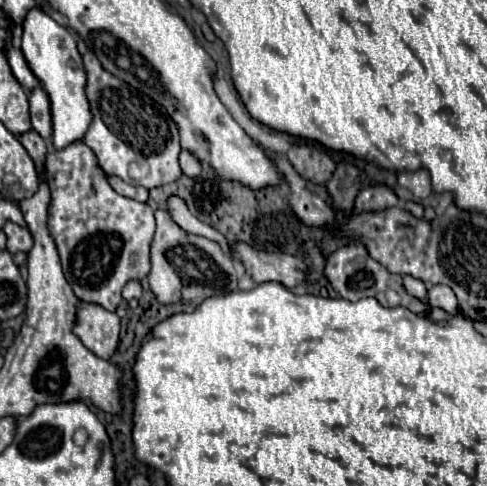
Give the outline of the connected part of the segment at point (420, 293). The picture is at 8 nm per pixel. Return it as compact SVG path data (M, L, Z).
M403 276L403 284L405 284L405 290L411 296L415 296L419 300L425 300L427 298L427 288L425 288L425 284L421 280L417 280L413 276Z

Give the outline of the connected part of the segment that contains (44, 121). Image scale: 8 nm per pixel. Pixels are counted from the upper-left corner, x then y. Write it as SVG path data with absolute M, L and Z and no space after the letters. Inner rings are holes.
M37 86L31 90L29 96L31 104L31 124L43 138L51 138L51 110L49 110L49 96L47 92Z

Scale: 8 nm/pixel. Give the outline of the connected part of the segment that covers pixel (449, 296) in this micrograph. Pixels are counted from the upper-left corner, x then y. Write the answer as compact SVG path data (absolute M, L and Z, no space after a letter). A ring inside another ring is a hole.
M437 284L429 290L429 306L431 308L443 308L445 312L449 312L453 316L459 312L457 298L453 296L453 290L445 288L443 284ZM431 294L433 294L433 298L431 298Z

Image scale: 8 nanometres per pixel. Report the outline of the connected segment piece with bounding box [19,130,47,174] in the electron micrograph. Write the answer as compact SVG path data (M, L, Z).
M29 130L29 132L19 136L19 142L25 146L25 150L29 152L29 156L33 158L33 162L37 166L37 172L41 174L45 170L45 156L47 156L45 140L41 136L37 136L37 132Z

